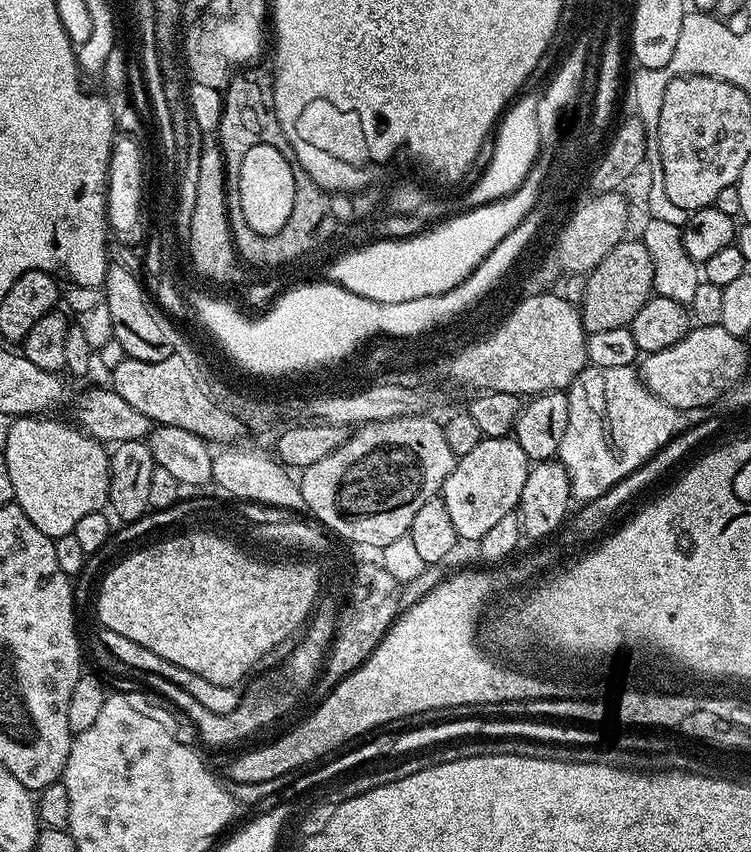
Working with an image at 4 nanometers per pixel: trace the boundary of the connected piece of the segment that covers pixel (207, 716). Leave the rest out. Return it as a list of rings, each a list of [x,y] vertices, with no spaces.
[[[312,613],[292,656],[276,667],[269,667],[248,689],[245,687],[238,702],[238,710],[234,710],[230,714],[214,714],[214,710],[206,710],[206,706],[198,703],[191,694],[186,694],[186,690],[174,686],[174,682],[166,682],[166,678],[158,678],[158,674],[144,674],[142,670],[133,670],[130,666],[126,666],[126,662],[118,662],[118,658],[114,658],[114,654],[109,652],[101,651],[99,653],[100,656],[96,660],[97,666],[95,665],[95,667],[105,677],[112,680],[135,679],[139,682],[142,681],[143,687],[148,687],[149,693],[156,693],[162,698],[168,699],[177,713],[184,713],[190,718],[190,721],[194,722],[199,739],[203,743],[213,744],[214,747],[220,748],[223,744],[236,744],[239,740],[254,735],[259,728],[274,723],[287,708],[295,706],[296,699],[311,684],[313,687],[317,683],[328,650],[332,647],[332,638],[336,635],[336,624],[339,621],[340,615],[317,616]]]

